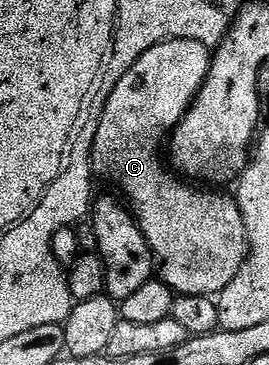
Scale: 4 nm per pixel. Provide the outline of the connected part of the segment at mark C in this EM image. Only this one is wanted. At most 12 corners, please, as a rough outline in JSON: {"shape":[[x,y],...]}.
{"shape":[[170,38],[109,87],[93,173],[123,194],[157,277],[221,294],[250,253],[237,201],[164,147],[210,71]]}

